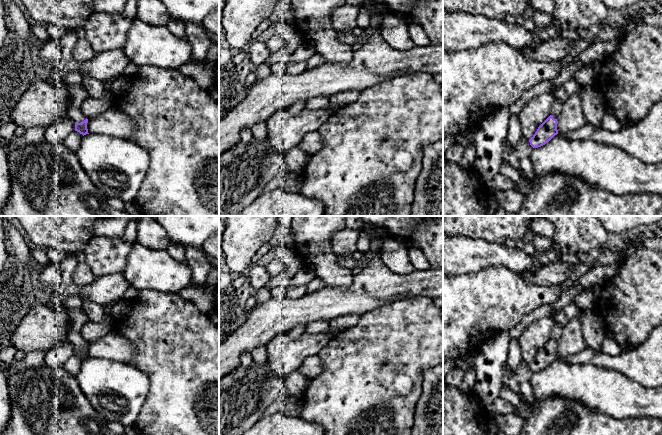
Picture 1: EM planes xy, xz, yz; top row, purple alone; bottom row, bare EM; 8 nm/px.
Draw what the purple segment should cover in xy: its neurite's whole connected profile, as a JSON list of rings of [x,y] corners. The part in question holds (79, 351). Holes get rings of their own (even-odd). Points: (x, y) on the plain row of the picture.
[[[61,306],[68,314],[70,325],[68,331],[68,340],[75,347],[75,355],[83,360],[88,357],[88,343],[81,335],[82,327],[88,322],[88,317],[83,309],[67,309]]]

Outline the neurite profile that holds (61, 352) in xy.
[[[64,340],[45,354],[45,364],[51,368],[64,367],[66,361],[73,355],[75,355],[75,347],[69,340]]]

